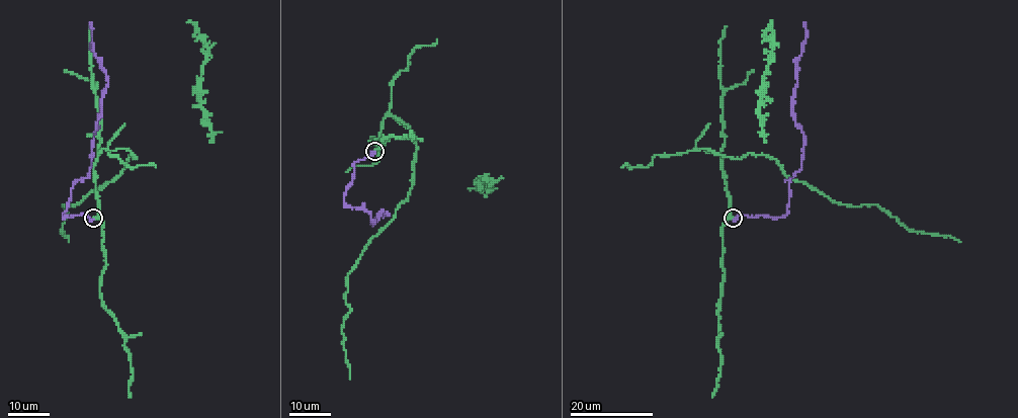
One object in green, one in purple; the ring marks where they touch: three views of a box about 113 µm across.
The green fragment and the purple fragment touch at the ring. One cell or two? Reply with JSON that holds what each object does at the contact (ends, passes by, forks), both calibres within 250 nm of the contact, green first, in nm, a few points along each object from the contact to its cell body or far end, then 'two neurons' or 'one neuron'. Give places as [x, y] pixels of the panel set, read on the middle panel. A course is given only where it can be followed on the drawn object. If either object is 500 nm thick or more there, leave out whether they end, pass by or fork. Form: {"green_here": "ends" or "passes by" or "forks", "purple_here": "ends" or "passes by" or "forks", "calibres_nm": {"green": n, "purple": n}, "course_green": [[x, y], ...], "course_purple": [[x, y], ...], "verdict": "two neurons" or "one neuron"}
{"green_here": "ends", "purple_here": "ends", "calibres_nm": {"green": 150, "purple": 400}, "course_green": [[375, 151], [388, 114], [408, 127], [417, 144], [410, 192], [346, 278], [350, 309], [341, 329], [350, 379]], "course_purple": [[374, 151], [353, 164], [344, 195], [344, 204], [365, 210], [374, 222], [382, 210], [389, 215], [370, 222]], "verdict": "one neuron"}

